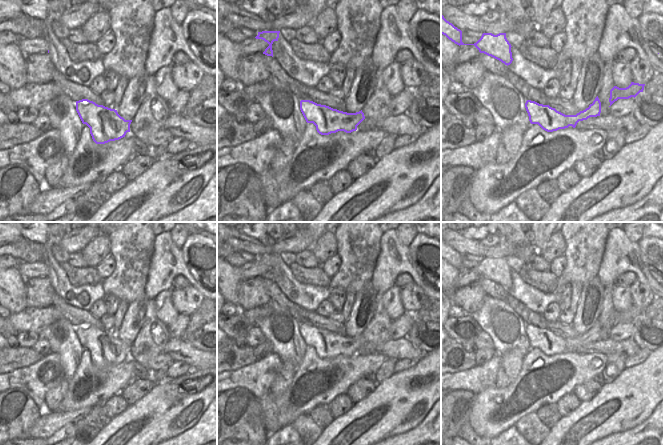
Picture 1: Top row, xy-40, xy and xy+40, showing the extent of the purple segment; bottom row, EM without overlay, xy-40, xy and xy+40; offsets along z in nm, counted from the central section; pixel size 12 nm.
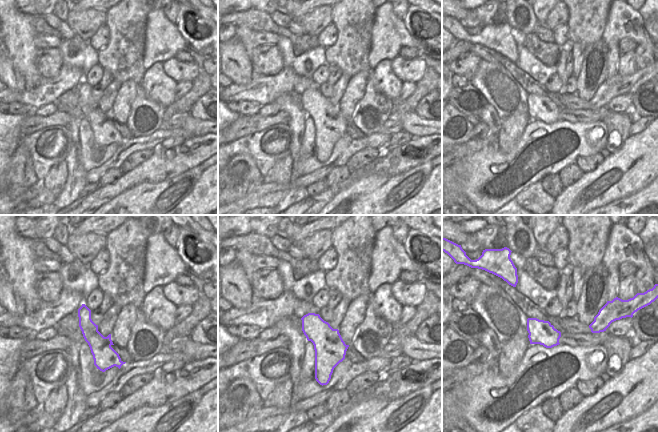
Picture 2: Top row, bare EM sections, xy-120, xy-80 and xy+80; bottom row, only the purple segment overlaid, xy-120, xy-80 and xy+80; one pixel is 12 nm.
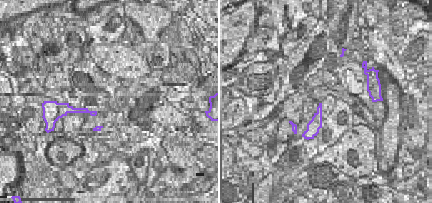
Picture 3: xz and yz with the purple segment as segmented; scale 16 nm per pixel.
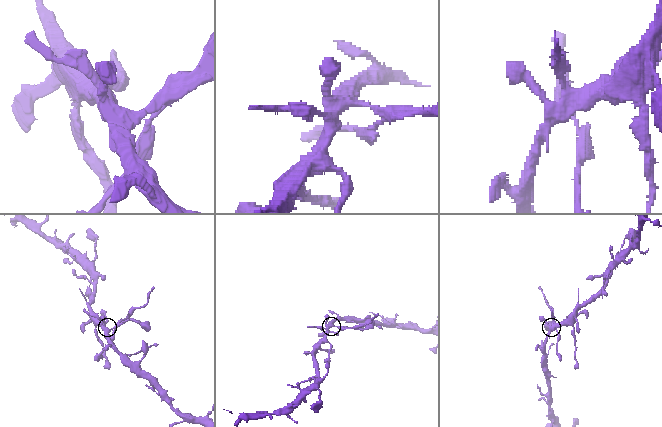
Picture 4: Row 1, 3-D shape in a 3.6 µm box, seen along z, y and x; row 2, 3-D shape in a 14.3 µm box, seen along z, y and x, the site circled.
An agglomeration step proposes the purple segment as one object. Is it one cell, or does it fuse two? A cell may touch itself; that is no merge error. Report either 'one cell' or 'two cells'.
two cells

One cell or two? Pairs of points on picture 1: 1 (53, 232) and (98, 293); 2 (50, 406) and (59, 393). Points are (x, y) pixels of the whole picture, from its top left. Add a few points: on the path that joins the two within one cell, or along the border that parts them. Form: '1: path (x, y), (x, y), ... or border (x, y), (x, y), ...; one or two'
1: path (49, 253), (58, 278), (73, 293), (77, 293); one
2: path (51, 403), (56, 396); one

